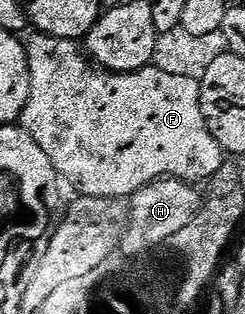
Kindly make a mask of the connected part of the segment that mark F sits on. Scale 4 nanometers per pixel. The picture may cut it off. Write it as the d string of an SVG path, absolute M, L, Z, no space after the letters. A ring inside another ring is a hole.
M33 34L32 40L27 40L26 50L28 52L28 68L30 69L30 97L24 106L24 112L20 114L19 126L24 128L24 132L33 139L50 157L54 169L65 180L68 179L77 187L81 196L90 198L108 198L127 200L138 189L142 189L155 179L182 179L185 183L193 185L201 181L207 181L216 174L219 167L226 160L226 152L220 148L218 141L210 133L206 125L206 117L202 117L200 108L200 80L194 77L180 77L177 74L164 73L160 69L150 66L144 67L140 71L131 71L117 75L115 71L106 71L96 66L87 54L82 50L81 44L74 39L63 39L62 37L50 37L49 35Z

